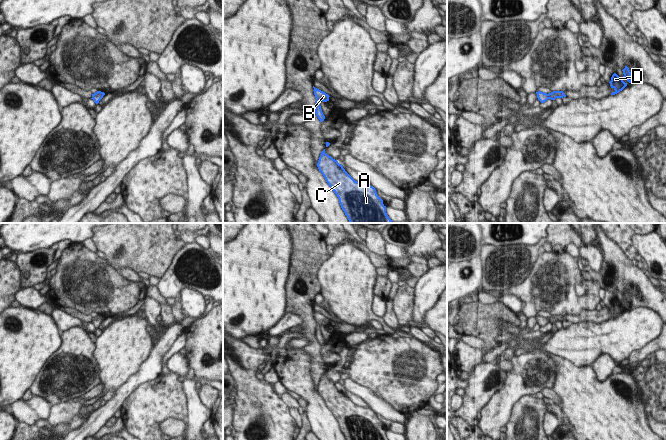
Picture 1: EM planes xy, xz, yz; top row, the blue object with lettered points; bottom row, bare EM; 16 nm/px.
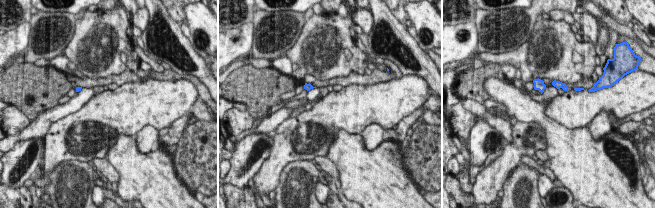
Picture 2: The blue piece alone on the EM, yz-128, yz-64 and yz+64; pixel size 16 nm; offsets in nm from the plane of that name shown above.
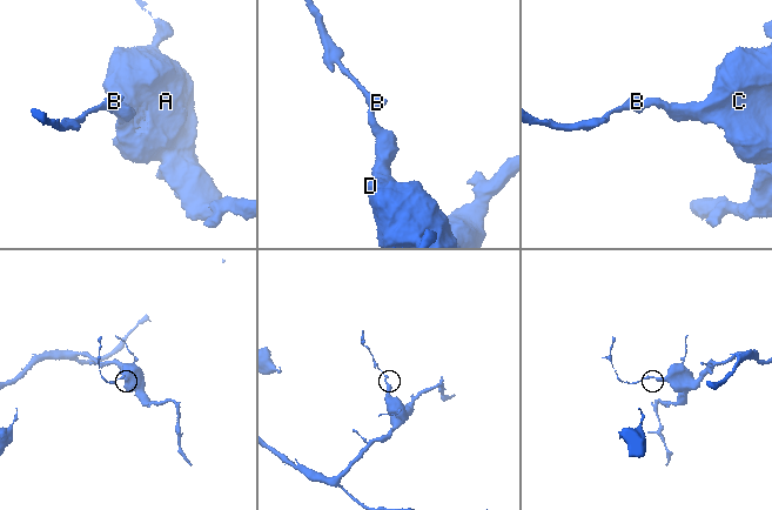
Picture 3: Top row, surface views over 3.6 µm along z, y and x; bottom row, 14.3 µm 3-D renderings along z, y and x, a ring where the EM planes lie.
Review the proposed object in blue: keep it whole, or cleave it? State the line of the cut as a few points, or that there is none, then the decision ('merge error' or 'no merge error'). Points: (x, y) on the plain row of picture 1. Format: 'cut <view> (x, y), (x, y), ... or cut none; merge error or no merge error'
cut none; no merge error

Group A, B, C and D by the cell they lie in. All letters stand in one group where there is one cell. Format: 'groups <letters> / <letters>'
groups A B C D

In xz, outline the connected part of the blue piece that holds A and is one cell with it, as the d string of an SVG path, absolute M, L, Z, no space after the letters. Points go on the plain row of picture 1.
M321 376L317 391L339 423L346 440L388 440L383 424L369 407L355 405L337 384Z

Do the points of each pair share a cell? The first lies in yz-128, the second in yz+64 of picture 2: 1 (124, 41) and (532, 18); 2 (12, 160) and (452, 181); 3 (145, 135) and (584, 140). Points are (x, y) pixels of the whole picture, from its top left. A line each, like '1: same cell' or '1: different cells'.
1: different cells
2: different cells
3: different cells

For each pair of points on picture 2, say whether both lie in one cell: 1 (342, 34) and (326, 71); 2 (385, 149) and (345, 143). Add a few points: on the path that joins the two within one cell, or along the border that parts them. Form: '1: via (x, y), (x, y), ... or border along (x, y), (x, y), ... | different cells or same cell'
1: via (341, 43), (326, 59), (326, 62) | same cell
2: via (375, 154), (355, 153) | same cell

